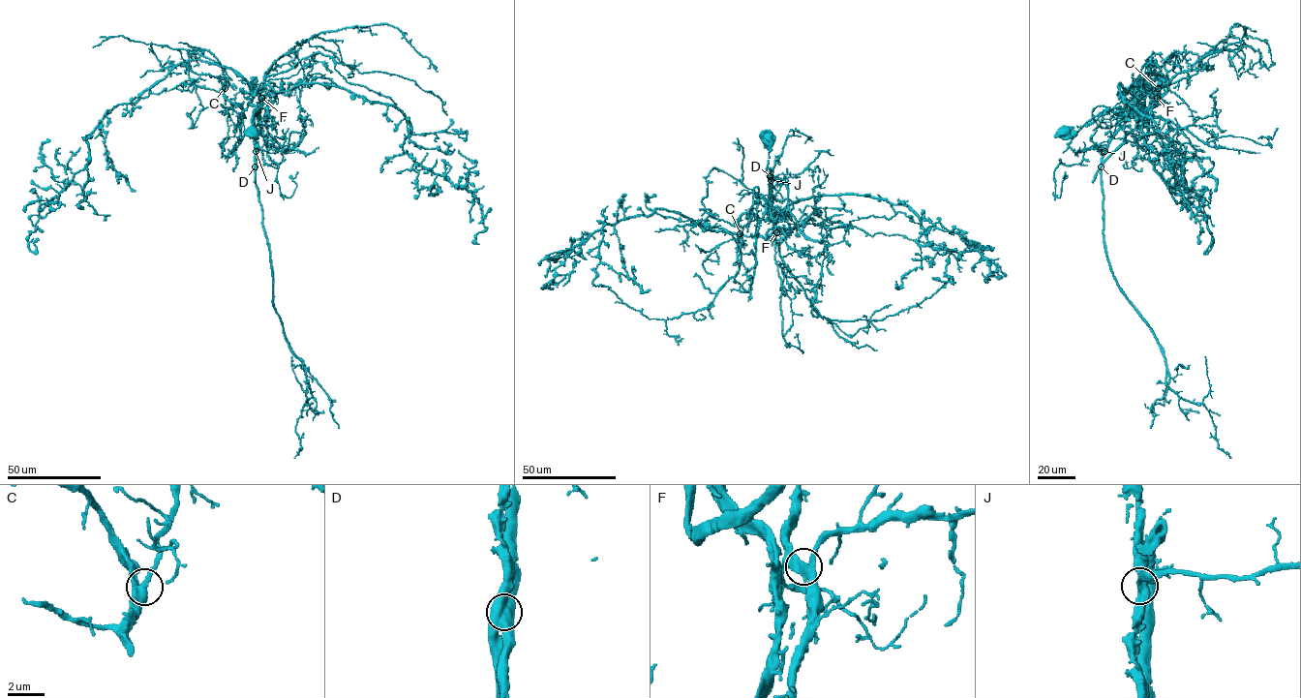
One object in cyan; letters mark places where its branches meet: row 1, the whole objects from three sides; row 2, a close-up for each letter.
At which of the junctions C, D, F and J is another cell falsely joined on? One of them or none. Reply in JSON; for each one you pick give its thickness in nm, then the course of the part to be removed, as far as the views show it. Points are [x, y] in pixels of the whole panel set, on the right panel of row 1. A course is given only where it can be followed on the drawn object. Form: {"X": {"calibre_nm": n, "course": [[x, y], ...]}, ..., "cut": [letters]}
{"D": {"calibre_nm": 600, "course": [[1101, 166], [1126, 141]]}, "cut": ["D"]}

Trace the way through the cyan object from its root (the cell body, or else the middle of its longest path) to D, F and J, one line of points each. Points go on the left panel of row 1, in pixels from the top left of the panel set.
D: (254, 133), (252, 117), (256, 109), (256, 166)
F: (254, 133), (252, 117), (257, 111), (255, 109), (256, 114), (259, 115), (261, 98)
J: (254, 133), (252, 117), (256, 109), (256, 151)

